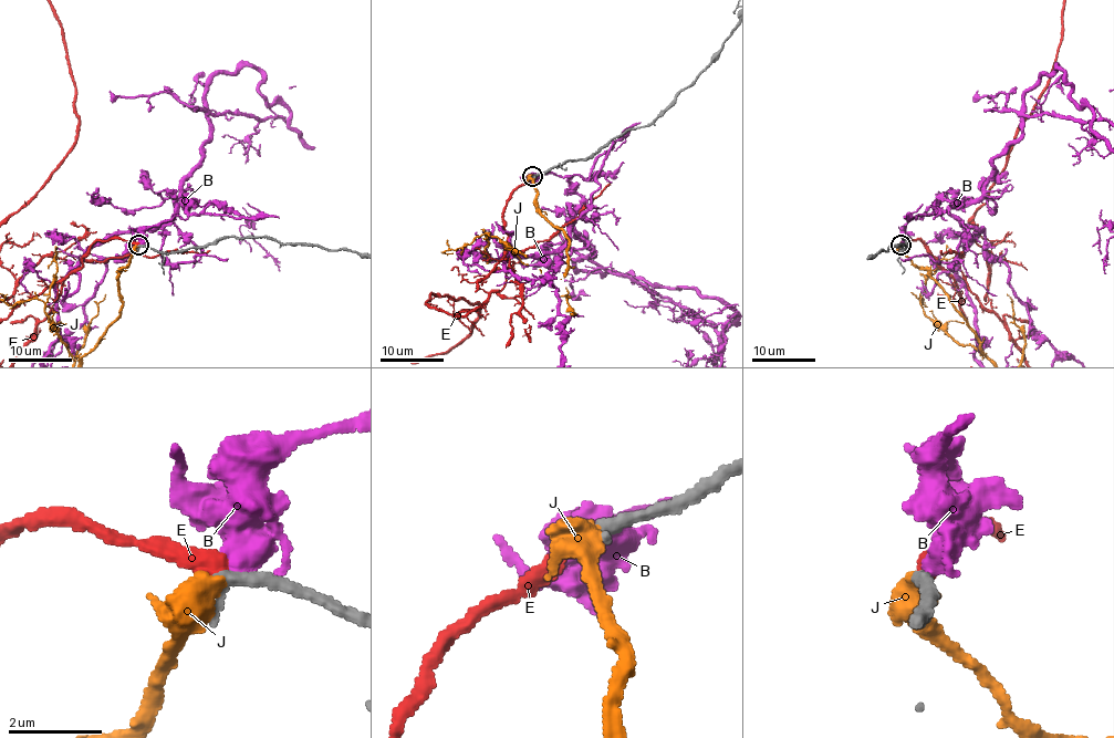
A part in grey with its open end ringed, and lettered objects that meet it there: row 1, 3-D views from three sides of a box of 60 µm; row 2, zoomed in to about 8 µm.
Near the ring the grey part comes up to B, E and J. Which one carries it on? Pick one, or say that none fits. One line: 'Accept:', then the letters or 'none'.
Accept: E

